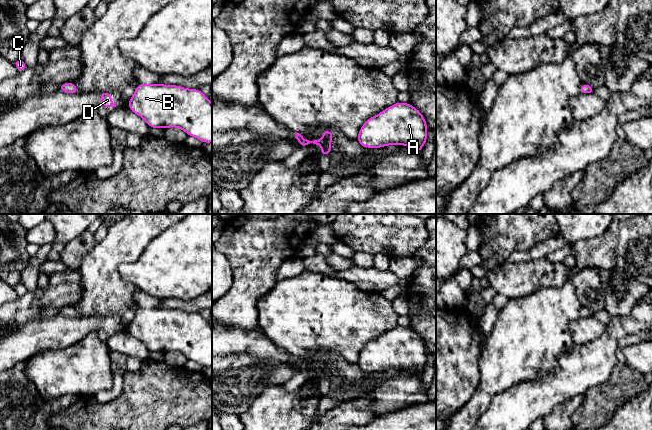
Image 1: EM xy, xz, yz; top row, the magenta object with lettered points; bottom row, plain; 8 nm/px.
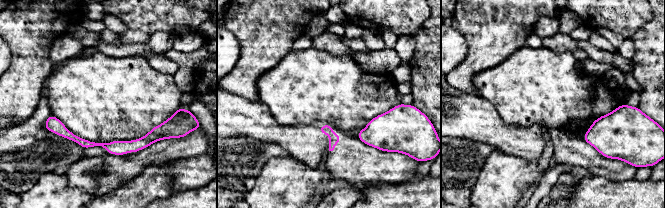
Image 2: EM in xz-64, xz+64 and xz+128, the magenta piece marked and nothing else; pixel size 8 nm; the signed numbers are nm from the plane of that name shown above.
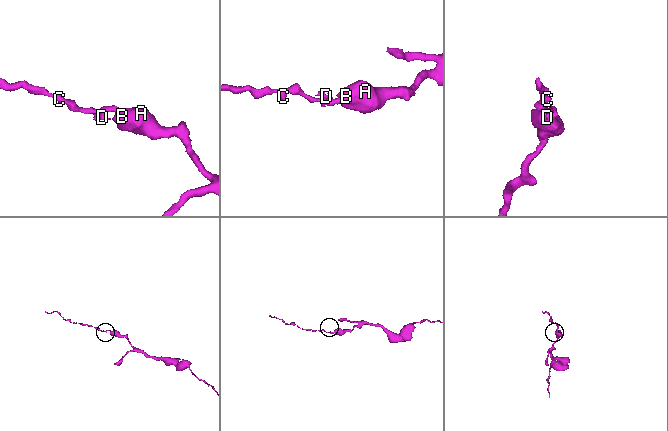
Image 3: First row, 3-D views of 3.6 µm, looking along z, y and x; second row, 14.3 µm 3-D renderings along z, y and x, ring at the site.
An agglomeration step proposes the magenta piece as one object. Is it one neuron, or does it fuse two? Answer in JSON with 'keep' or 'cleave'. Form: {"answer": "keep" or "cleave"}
{"answer": "cleave"}

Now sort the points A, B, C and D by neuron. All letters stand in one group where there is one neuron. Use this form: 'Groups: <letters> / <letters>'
Groups: A B C / D

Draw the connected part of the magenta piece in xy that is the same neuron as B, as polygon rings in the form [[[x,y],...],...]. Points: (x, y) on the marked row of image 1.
[[[139,83],[128,108],[150,128],[181,128],[203,144],[212,142],[212,104],[200,89]]]

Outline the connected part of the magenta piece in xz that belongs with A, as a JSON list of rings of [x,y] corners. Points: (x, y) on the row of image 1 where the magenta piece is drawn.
[[[397,102],[367,119],[356,139],[365,148],[404,145],[421,153],[427,134],[427,122],[420,111],[410,103]]]

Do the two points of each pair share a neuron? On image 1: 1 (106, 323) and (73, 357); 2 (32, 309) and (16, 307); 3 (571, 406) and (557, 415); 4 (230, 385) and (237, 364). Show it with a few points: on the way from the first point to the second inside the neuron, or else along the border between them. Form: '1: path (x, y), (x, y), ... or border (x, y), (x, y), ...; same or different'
1: border (105, 341), (95, 332), (91, 332), (75, 344); different
2: path (28, 308), (20, 308); same
3: path (568, 408), (560, 415); same
4: path (230, 380), (237, 369); same

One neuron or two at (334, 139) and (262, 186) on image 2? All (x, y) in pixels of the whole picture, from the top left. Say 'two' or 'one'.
two

